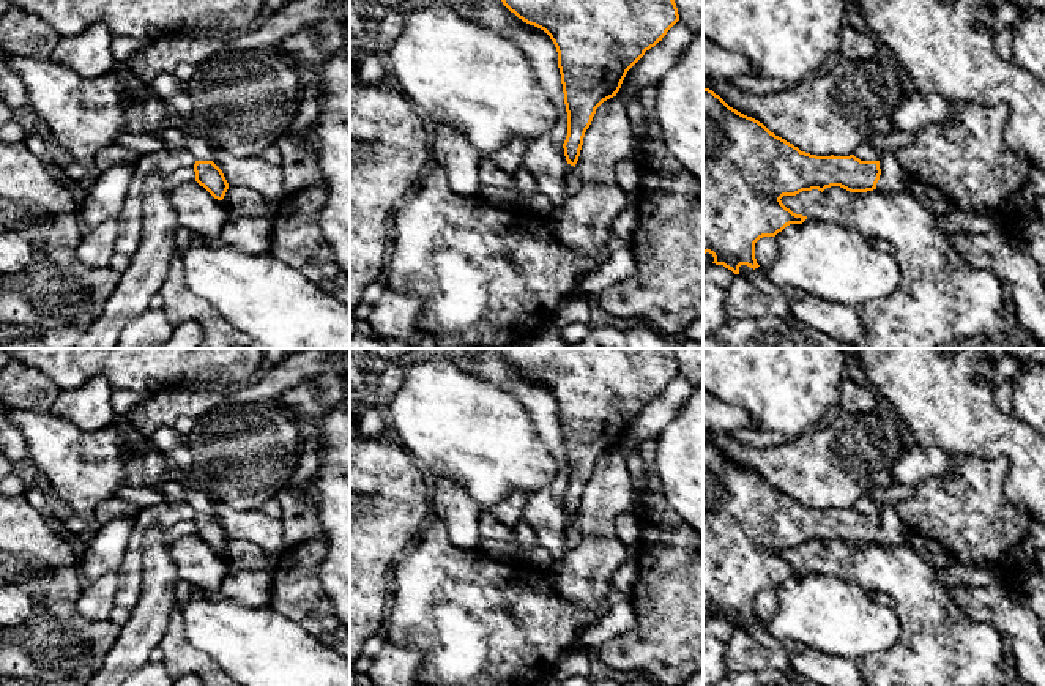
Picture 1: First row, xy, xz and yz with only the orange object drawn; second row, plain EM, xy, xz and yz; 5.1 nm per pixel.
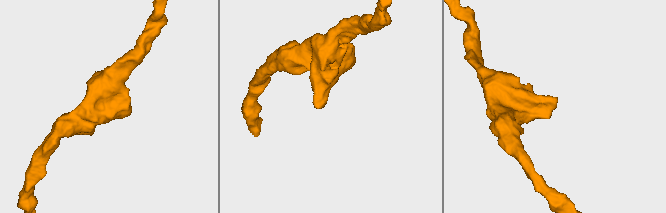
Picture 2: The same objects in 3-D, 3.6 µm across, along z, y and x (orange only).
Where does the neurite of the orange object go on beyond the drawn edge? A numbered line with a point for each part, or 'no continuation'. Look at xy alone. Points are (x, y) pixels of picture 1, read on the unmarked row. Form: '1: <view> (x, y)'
no continuation

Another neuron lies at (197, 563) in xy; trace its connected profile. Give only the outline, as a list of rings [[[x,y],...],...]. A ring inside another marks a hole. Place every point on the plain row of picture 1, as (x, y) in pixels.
[[[197,535],[175,541],[170,555],[180,579],[206,593],[219,591],[229,569],[227,563],[222,554],[214,552]]]

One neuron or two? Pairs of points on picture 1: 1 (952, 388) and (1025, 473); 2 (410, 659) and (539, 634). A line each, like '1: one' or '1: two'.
1: one
2: two

